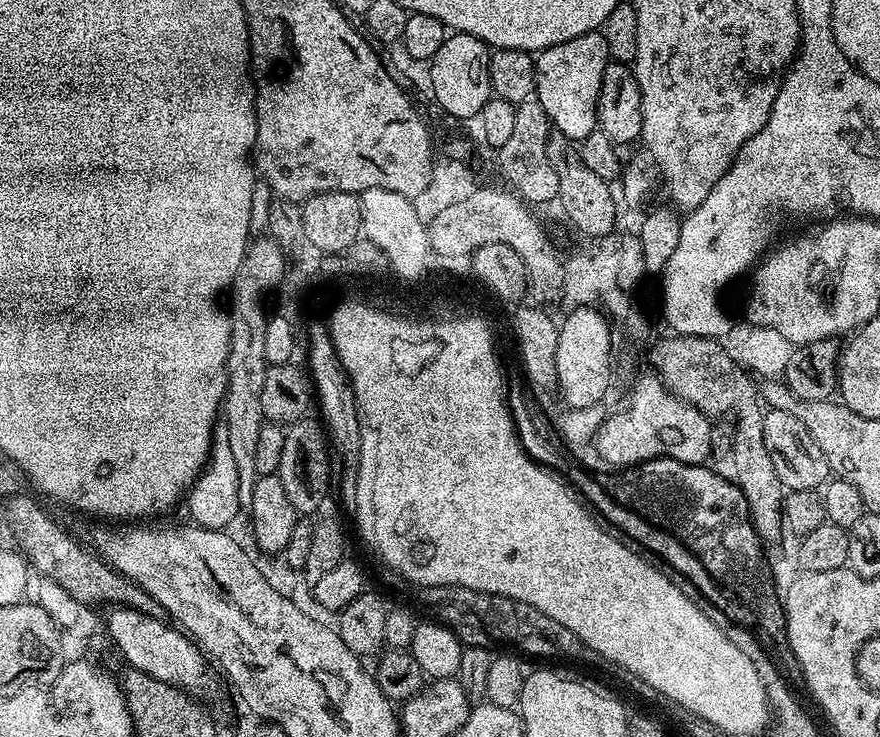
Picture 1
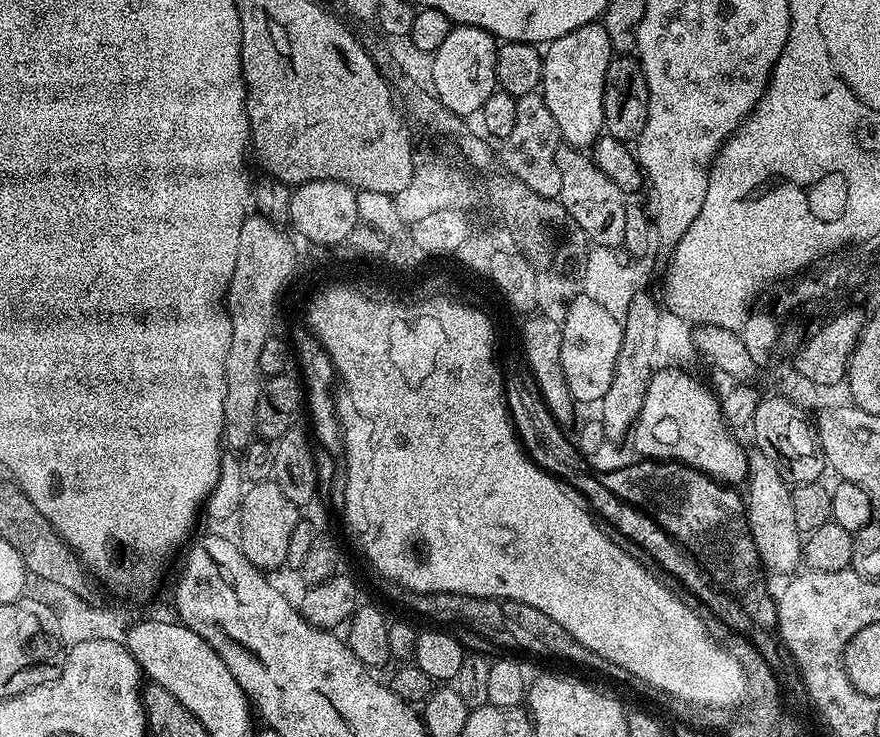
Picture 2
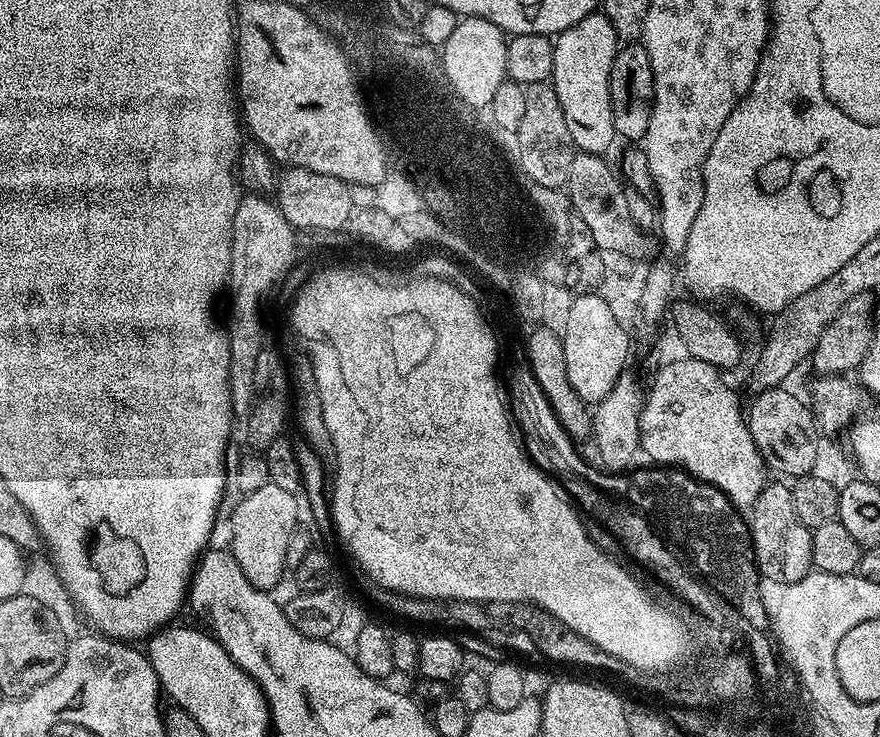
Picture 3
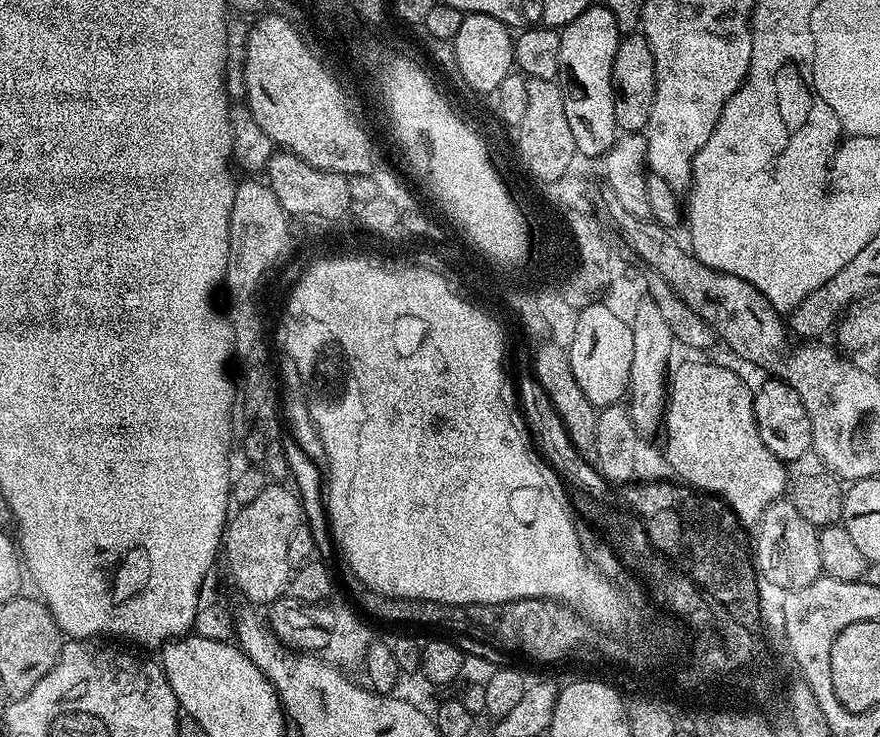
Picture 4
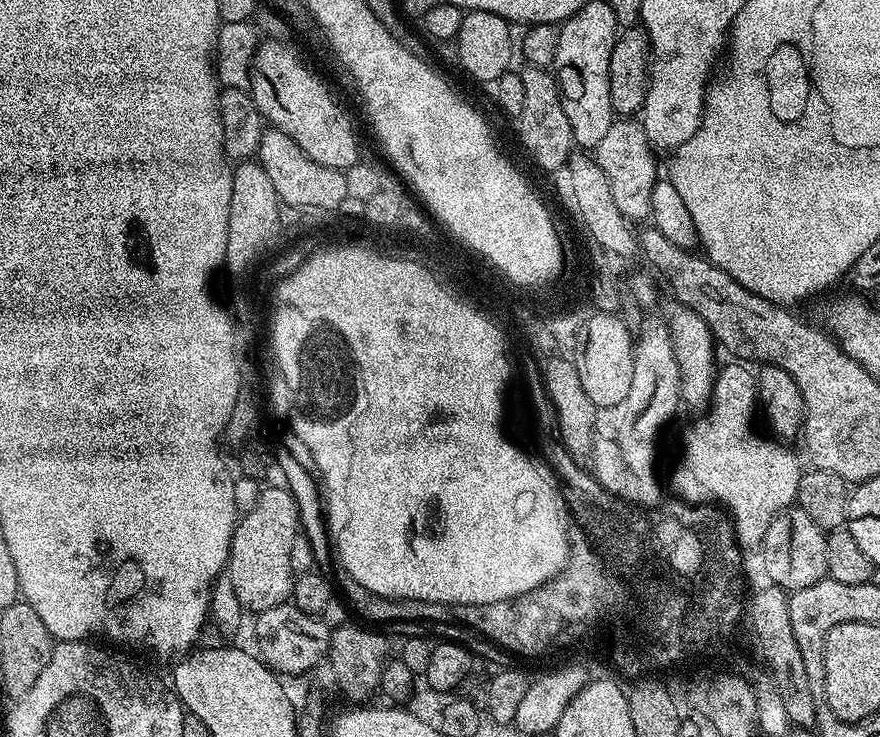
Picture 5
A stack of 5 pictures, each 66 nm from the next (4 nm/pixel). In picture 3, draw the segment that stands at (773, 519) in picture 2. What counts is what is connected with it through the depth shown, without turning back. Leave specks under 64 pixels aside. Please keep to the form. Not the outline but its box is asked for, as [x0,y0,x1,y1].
[750,483,813,586]

